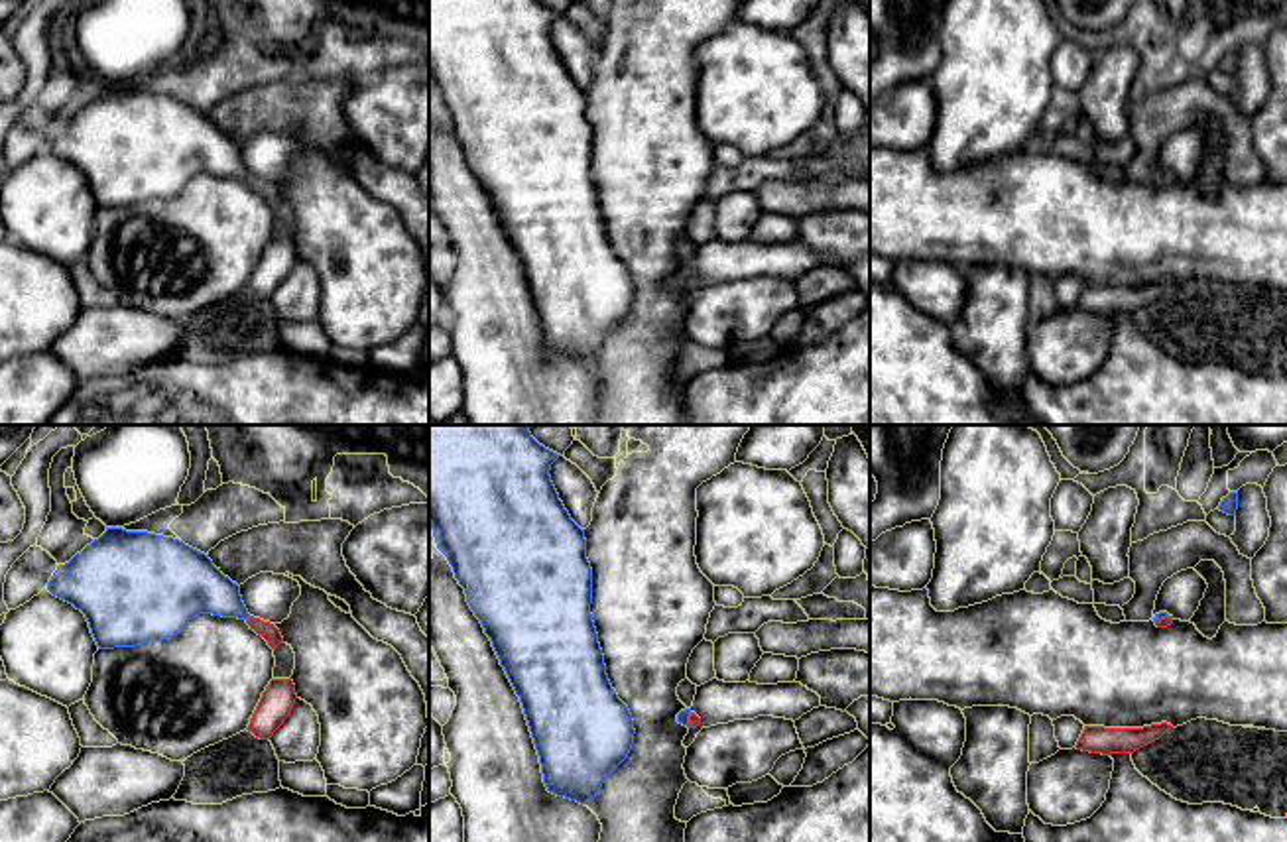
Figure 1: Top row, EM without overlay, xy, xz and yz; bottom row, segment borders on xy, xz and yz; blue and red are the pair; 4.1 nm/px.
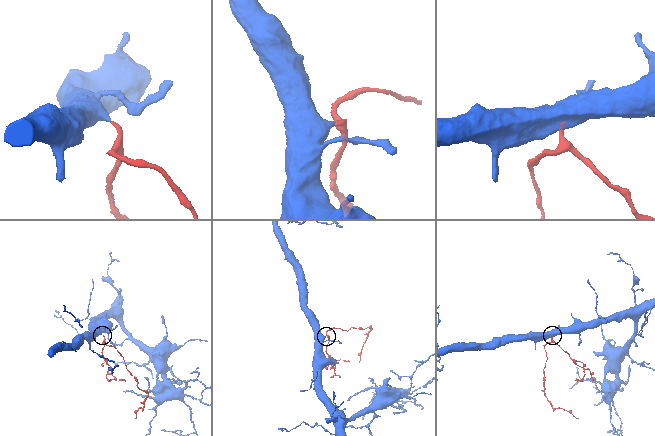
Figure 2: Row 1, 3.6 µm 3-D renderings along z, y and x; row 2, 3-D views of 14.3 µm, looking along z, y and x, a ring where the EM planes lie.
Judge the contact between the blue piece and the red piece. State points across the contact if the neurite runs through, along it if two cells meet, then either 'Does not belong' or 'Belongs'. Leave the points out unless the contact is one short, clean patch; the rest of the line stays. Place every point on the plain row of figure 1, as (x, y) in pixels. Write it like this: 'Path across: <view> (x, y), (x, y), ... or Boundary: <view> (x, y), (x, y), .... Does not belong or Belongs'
Path across: xy (195, 144), (219, 154), (246, 178), (266, 189). Belongs

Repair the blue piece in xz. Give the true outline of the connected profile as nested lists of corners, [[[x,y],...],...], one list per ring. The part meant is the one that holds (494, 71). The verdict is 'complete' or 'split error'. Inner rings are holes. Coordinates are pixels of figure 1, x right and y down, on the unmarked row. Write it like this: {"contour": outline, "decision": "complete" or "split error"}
{"contour": [[[429,0],[429,87],[520,256],[547,350],[586,364],[628,317],[636,289],[608,240],[592,181],[584,89],[571,79],[549,35],[559,16],[537,0]]], "decision": "complete"}

